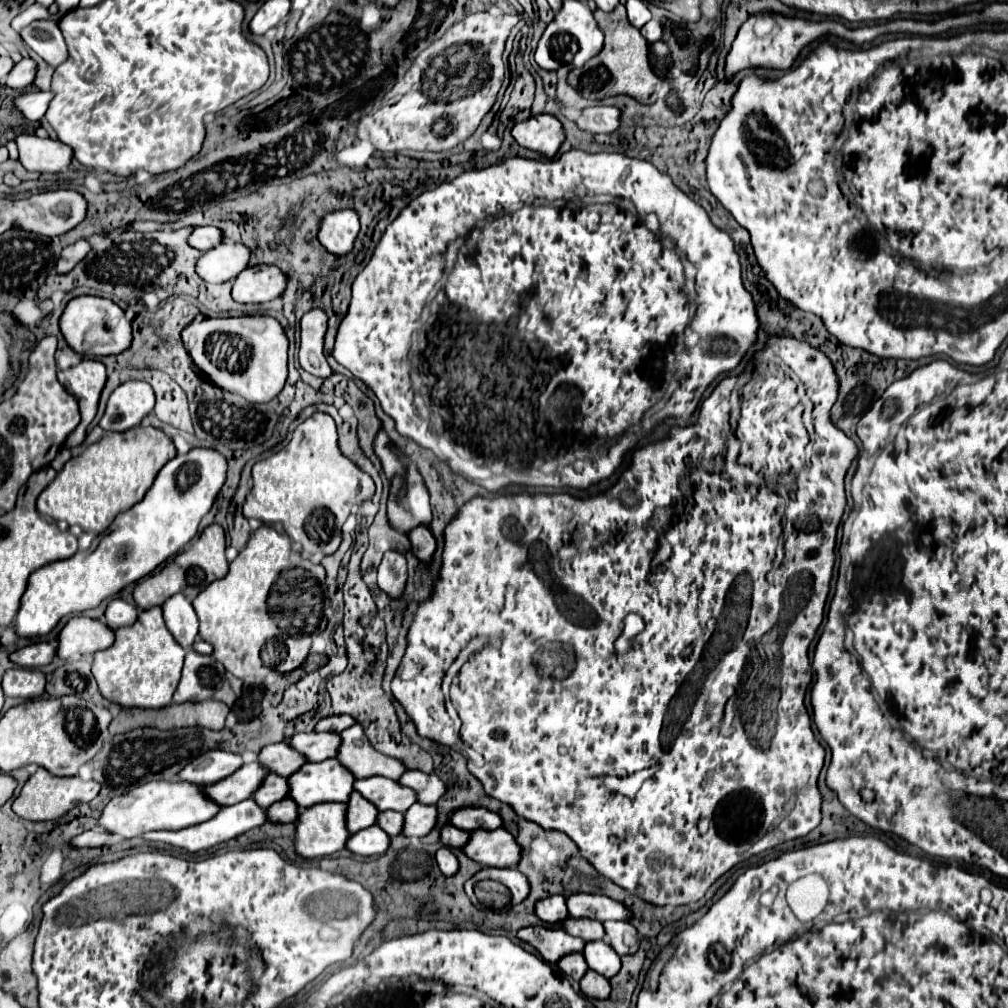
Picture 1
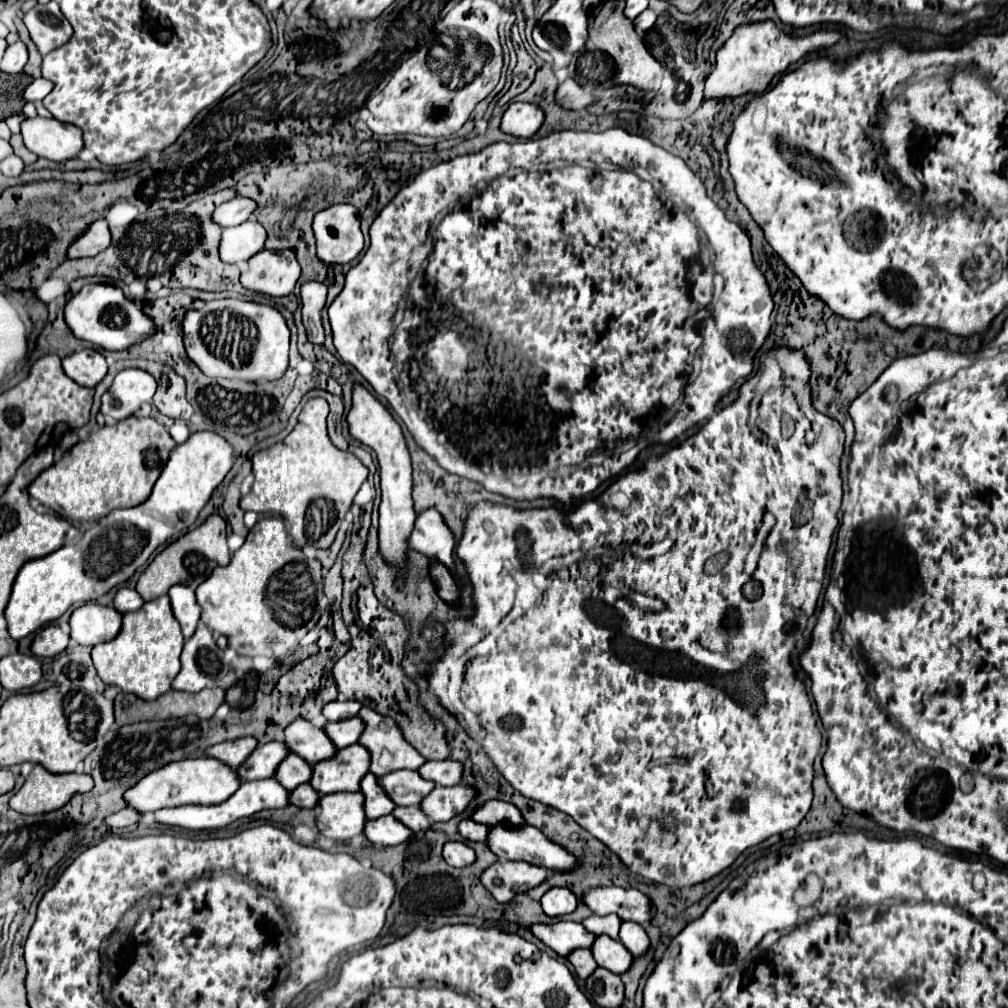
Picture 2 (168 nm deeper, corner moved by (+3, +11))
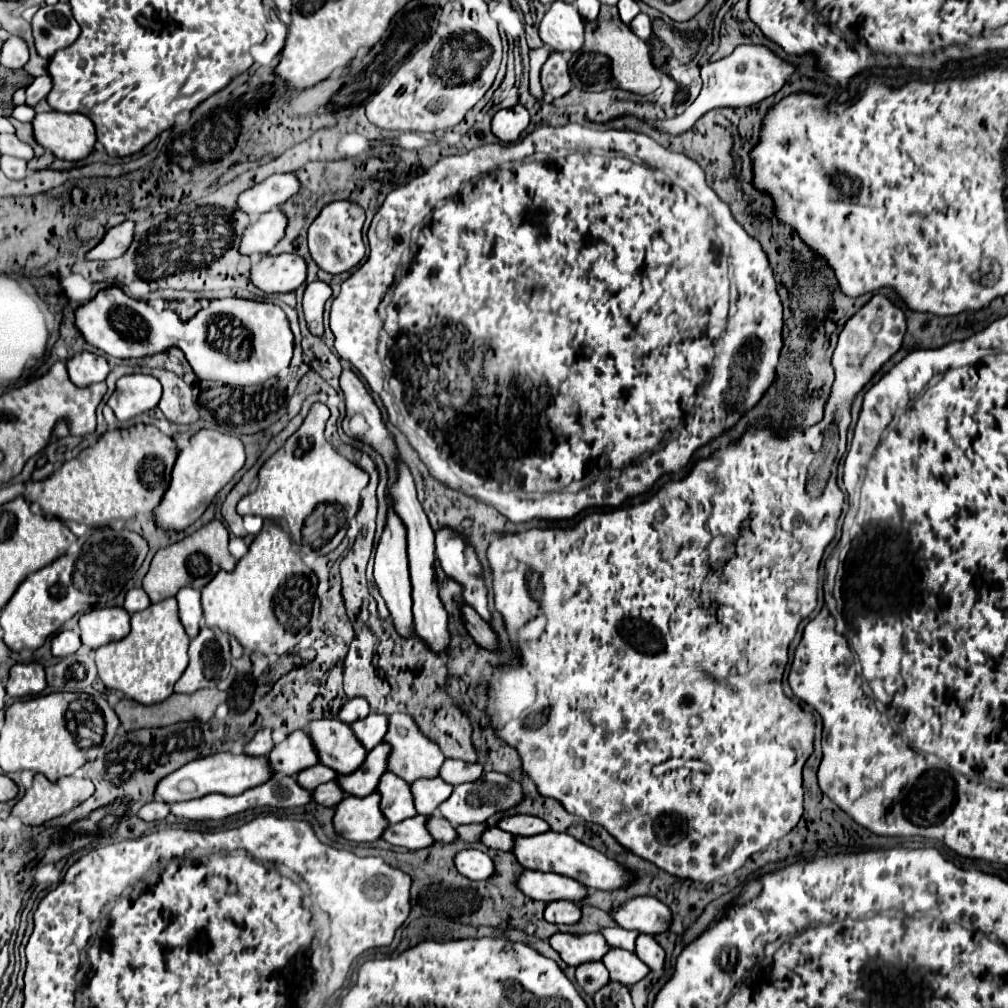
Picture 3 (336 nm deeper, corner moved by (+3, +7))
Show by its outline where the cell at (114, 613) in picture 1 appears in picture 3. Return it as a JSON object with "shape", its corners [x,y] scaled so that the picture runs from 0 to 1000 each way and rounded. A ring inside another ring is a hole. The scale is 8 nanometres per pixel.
{"shape":[[[132,583],[132,585],[126,587],[122,603],[124,603],[128,609],[132,609],[132,607],[138,607],[140,603],[146,603],[148,599],[150,599],[150,597],[148,597],[146,589],[144,589],[140,583]]]}

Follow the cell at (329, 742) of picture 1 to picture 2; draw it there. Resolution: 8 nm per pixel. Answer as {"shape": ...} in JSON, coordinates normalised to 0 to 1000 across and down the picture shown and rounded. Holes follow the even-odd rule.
{"shape":[[[352,710],[352,712],[344,712],[344,714],[336,714],[336,716],[324,716],[320,722],[328,730],[328,734],[334,742],[342,742],[342,740],[352,738],[356,734],[356,730],[360,728],[360,714],[356,714],[356,710]]]}

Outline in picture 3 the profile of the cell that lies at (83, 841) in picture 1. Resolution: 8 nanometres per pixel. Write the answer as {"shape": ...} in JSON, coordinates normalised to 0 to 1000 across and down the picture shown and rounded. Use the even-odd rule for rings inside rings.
{"shape":[[[148,796],[138,804],[138,812],[144,815],[154,815],[154,813],[162,813],[168,806],[166,806],[168,798],[158,798],[158,796]]]}

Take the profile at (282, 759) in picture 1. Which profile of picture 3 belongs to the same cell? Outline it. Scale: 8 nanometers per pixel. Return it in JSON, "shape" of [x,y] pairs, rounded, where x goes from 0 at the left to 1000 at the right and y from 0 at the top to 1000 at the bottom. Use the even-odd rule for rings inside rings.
{"shape":[[[334,712],[309,714],[303,726],[313,740],[316,756],[330,762],[334,768],[350,766],[364,748],[364,744],[350,730],[348,720]]]}

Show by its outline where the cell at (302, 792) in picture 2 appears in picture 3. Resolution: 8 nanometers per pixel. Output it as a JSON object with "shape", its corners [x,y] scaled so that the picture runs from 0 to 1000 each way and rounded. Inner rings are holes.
{"shape":[[[322,776],[311,784],[311,796],[318,800],[332,800],[340,792],[340,786],[334,782],[334,776]]]}

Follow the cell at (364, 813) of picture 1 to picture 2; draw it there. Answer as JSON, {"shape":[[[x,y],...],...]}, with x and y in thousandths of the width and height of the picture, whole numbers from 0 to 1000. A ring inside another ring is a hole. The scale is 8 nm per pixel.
{"shape":[[[364,768],[358,776],[358,784],[362,788],[362,808],[366,813],[384,810],[392,804],[392,796],[388,796],[388,792],[384,790],[384,786],[380,786],[380,782],[376,782],[376,772],[372,768]]]}

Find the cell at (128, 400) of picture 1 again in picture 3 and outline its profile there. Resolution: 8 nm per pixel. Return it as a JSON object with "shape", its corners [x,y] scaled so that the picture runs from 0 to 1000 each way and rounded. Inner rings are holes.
{"shape":[[[128,371],[116,379],[114,389],[108,395],[116,417],[130,417],[132,413],[156,403],[160,393],[160,381],[146,371]]]}

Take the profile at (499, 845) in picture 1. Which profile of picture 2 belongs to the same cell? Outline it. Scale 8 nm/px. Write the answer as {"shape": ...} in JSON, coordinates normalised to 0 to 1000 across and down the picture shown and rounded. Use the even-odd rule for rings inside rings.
{"shape":[[[489,819],[483,837],[497,853],[519,853],[549,865],[564,865],[574,859],[566,845],[543,833],[531,819]]]}

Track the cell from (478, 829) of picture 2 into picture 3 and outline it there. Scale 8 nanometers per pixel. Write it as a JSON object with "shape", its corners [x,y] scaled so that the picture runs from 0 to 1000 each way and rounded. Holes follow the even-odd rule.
{"shape":[[[491,819],[491,821],[483,821],[483,823],[477,827],[477,835],[479,835],[483,841],[505,845],[505,843],[507,843],[507,837],[509,837],[509,827],[499,825],[497,821]]]}

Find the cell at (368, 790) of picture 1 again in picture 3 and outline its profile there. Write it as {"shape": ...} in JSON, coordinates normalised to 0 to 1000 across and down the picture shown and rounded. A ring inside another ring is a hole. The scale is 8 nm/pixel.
{"shape":[[[436,770],[434,772],[416,772],[408,776],[406,780],[408,780],[412,804],[420,810],[428,810],[434,804],[434,800],[439,794],[443,794],[443,790],[447,790],[447,784],[449,784],[449,780],[439,776]]]}

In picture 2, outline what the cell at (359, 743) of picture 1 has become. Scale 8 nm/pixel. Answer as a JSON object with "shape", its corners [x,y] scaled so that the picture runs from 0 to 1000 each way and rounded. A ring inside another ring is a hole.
{"shape":[[[358,702],[356,710],[362,716],[362,726],[356,738],[368,746],[368,766],[382,770],[392,764],[416,764],[424,754],[402,734],[392,714],[372,706],[370,702]]]}

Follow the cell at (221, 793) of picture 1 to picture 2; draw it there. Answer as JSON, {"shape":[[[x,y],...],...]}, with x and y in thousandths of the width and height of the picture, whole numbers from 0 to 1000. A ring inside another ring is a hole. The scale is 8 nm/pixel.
{"shape":[[[269,736],[259,738],[253,742],[253,746],[243,754],[243,758],[237,762],[239,774],[261,774],[273,770],[277,758],[283,754],[283,750],[289,748],[283,736]]]}

